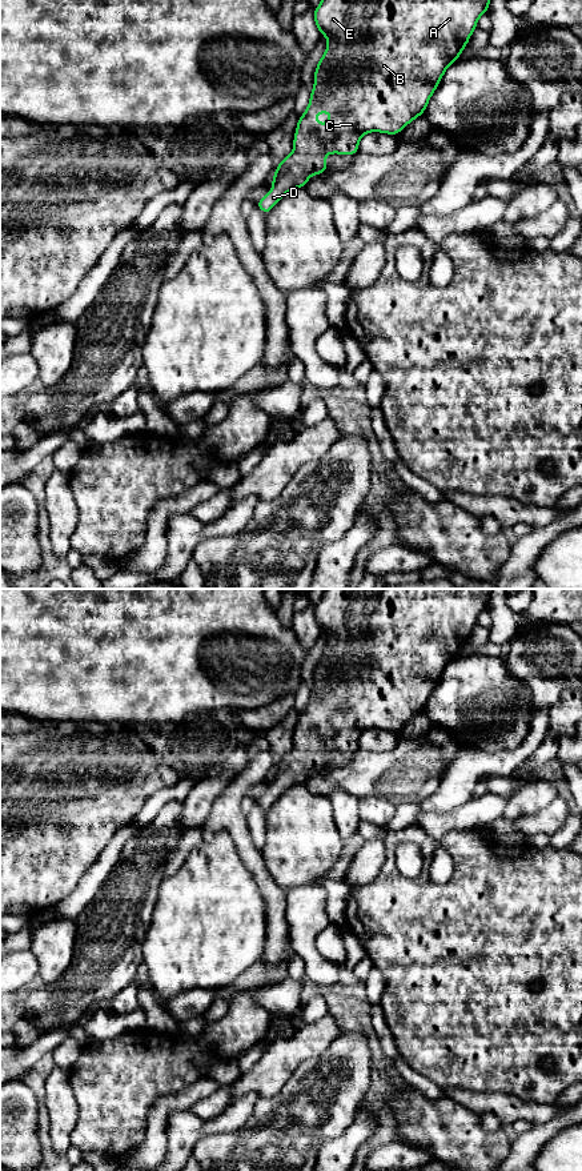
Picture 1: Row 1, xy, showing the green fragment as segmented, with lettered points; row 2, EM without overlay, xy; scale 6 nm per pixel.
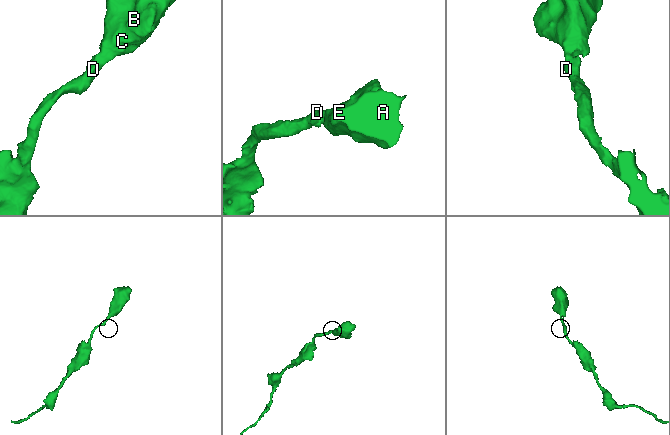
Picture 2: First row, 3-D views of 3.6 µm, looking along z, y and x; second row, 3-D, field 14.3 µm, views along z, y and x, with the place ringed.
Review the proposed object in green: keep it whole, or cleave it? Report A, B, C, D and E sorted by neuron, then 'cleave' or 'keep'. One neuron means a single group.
groups A B C D E; keep

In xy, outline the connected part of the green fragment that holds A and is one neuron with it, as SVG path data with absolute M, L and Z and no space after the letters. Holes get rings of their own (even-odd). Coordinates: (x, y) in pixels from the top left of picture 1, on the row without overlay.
M325 589L313 613L318 630L328 635L328 645L314 669L309 702L296 723L294 749L278 758L272 777L273 786L256 803L268 811L289 787L306 783L312 771L328 767L326 750L357 751L365 730L398 731L421 713L446 665L458 657L478 615L487 609L491 591L493 589ZM322 707L333 714L326 721L316 718L317 710Z

